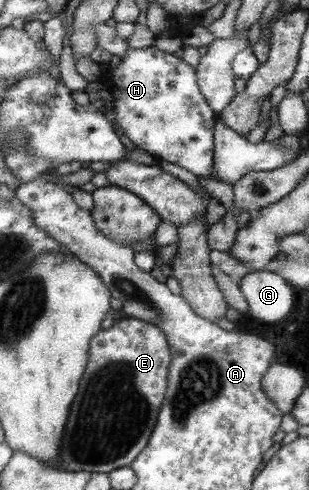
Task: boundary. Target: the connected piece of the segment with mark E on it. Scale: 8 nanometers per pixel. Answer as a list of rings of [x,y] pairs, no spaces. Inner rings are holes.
[[[125,317],[92,339],[91,356],[64,428],[60,454],[48,466],[57,470],[90,473],[115,471],[135,462],[155,431],[168,391],[172,349],[164,329]]]

